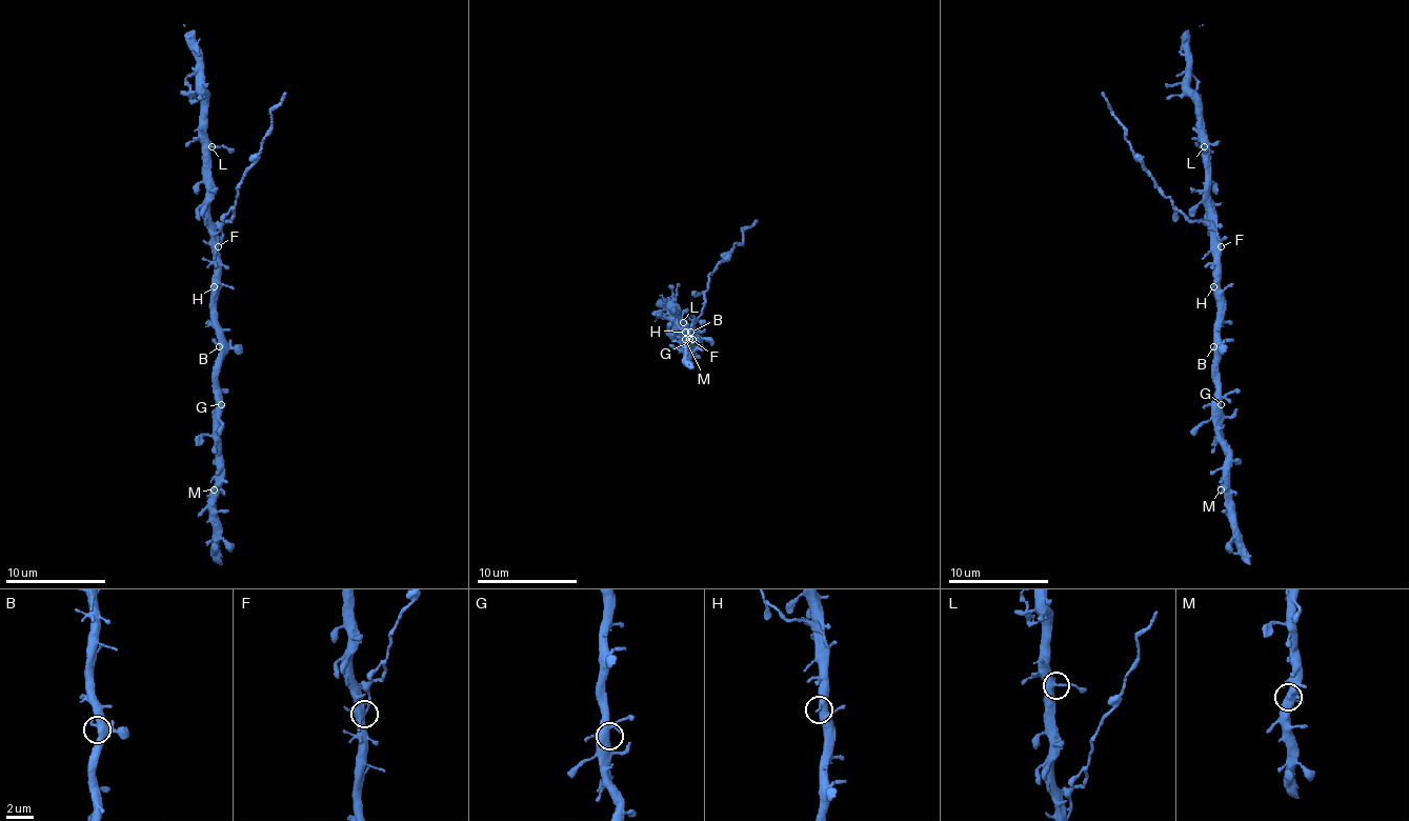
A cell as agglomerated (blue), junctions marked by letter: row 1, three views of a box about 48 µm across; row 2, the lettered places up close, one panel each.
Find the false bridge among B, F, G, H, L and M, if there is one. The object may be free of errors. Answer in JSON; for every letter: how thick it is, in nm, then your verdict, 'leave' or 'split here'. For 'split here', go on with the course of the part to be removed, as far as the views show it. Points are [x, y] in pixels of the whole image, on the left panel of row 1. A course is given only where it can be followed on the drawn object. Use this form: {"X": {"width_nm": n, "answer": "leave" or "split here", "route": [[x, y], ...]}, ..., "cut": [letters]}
{"B": {"width_nm": 440, "answer": "leave"}, "F": {"width_nm": 440, "answer": "split here", "route": [[219, 246], [224, 222], [232, 219], [236, 186], [259, 152], [272, 124], [272, 112], [286, 92]]}, "G": {"width_nm": 440, "answer": "leave"}, "H": {"width_nm": 440, "answer": "leave"}, "L": {"width_nm": 400, "answer": "leave"}, "M": {"width_nm": 440, "answer": "leave"}, "cut": ["F"]}

